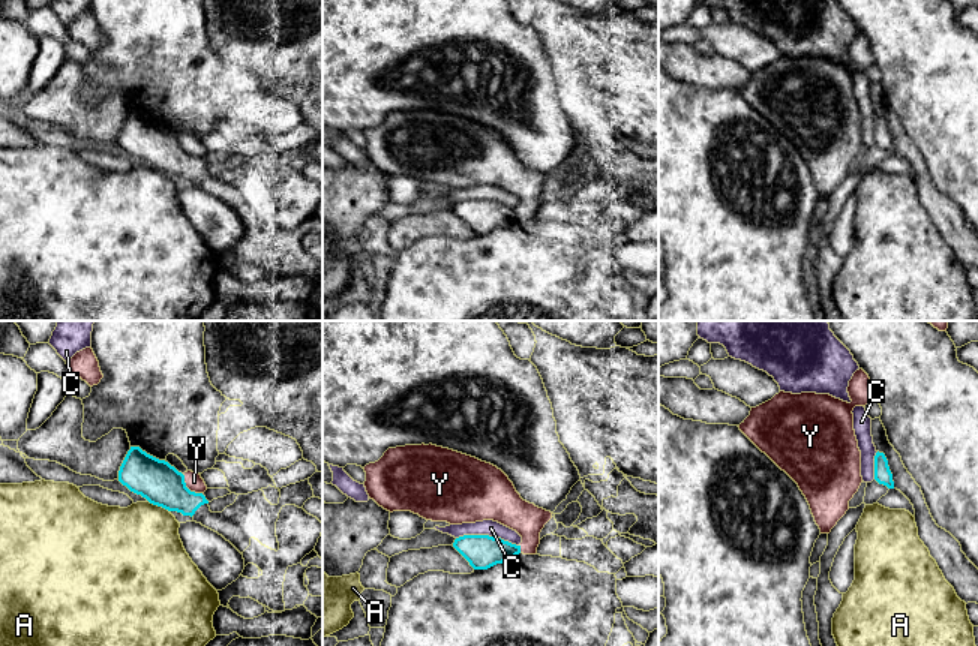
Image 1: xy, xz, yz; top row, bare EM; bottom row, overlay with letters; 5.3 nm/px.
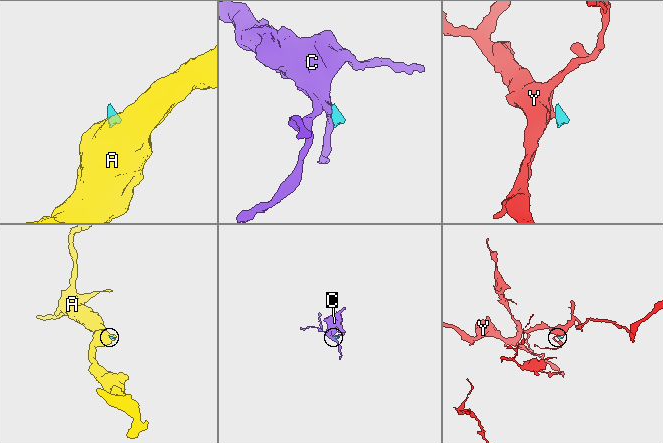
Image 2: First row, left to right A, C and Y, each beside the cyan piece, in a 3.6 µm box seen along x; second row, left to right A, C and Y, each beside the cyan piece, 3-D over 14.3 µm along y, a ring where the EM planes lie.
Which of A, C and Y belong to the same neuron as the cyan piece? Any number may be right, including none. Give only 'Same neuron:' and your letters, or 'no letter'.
Same neuron: no letter

